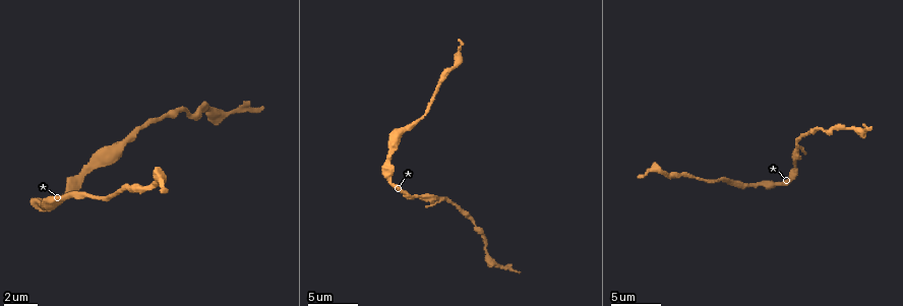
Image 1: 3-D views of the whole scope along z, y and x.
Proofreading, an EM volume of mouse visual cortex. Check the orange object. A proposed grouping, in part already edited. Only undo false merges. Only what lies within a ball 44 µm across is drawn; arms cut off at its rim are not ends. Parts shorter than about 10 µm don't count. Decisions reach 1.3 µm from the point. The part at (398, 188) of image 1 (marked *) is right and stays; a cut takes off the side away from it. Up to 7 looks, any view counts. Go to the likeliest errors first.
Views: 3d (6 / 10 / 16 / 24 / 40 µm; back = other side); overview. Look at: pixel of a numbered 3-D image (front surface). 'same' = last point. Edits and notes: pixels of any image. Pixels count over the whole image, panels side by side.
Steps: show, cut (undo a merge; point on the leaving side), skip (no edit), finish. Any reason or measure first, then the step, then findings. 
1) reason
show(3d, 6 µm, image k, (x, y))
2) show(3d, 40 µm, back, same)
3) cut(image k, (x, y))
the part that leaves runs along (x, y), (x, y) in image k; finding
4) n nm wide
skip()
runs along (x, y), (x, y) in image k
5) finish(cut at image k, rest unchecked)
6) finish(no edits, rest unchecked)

sudden change in width
show(3d, 16 µm, image 1, (440, 198))

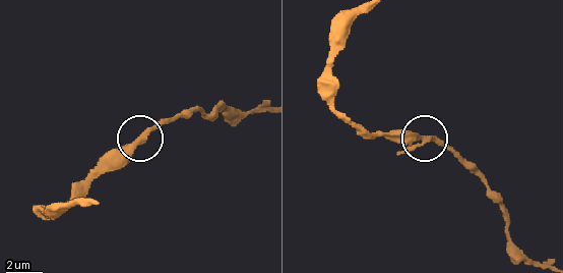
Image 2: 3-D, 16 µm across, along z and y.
370 nm wide
skip()
one neuron here

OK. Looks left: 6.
sudden change in width
show(3d, 10 µm, image 1, (440, 86))

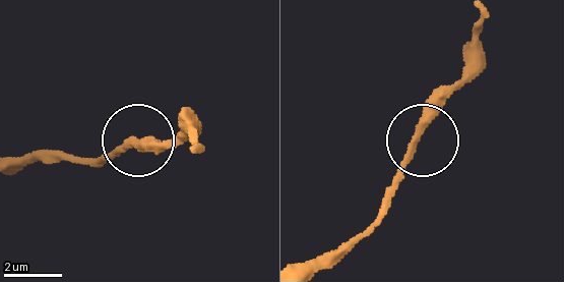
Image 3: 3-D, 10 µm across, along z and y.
show(3d, 6 µm, image 3, (417, 137))

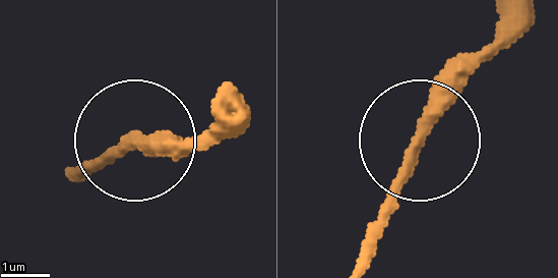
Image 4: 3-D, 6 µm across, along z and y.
280 nm wide
skip()
runs along (358, 263), (422, 117), (511, 20) in image 4; all the same neuron

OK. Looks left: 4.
thick turns thin
show(3d, 16 µm, image 1, (408, 127))

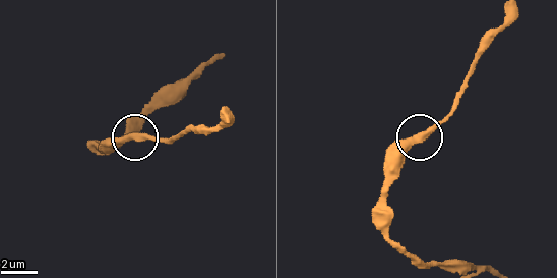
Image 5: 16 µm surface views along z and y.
show(3d, 6 µm, image 5, (131, 138))

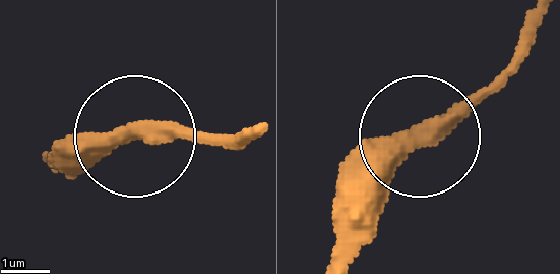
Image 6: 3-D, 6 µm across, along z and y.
skip()
runs along (343, 258), (355, 197), (533, 43) in image 6; continuous, no second neuron

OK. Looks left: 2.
show(3d, 10 µm, image 1, (185, 110))

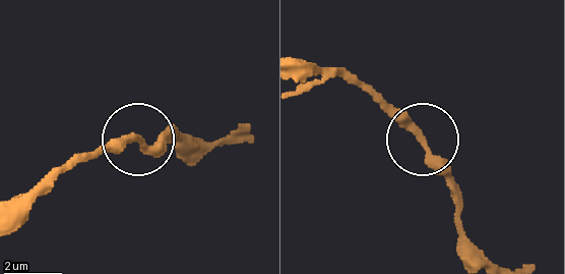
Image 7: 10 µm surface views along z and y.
skip()
runs along (303, 62), (339, 72), (383, 99), (460, 192) in image 7; one neuron here

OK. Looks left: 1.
finish(no edits, rest unchecked)

